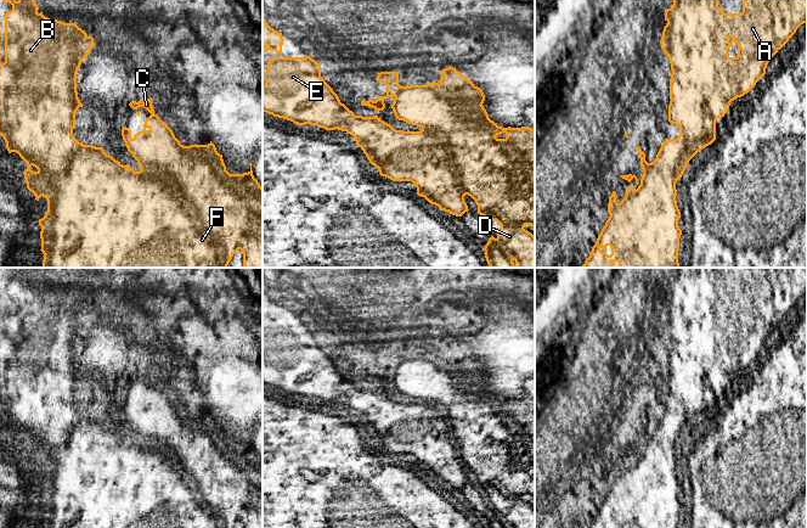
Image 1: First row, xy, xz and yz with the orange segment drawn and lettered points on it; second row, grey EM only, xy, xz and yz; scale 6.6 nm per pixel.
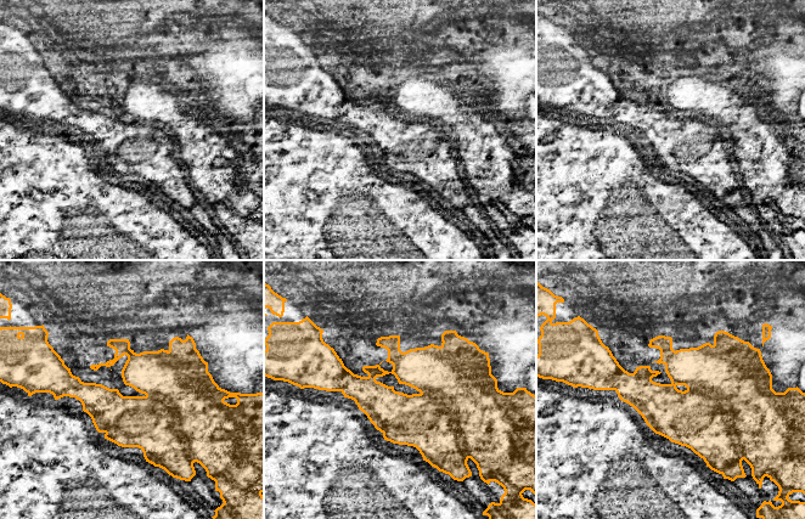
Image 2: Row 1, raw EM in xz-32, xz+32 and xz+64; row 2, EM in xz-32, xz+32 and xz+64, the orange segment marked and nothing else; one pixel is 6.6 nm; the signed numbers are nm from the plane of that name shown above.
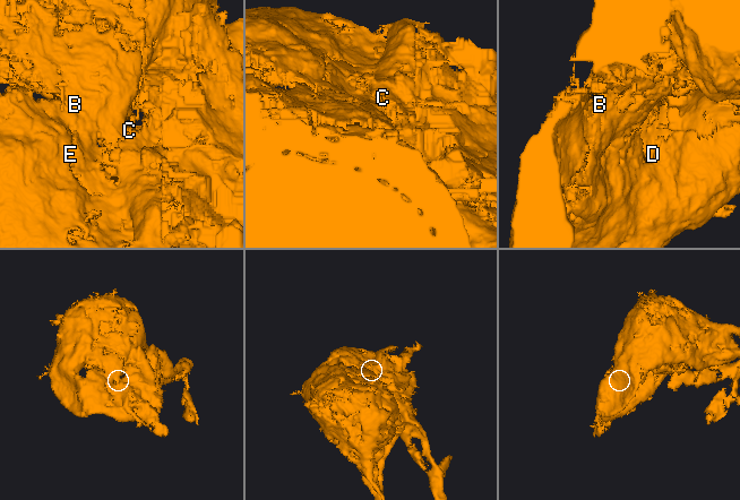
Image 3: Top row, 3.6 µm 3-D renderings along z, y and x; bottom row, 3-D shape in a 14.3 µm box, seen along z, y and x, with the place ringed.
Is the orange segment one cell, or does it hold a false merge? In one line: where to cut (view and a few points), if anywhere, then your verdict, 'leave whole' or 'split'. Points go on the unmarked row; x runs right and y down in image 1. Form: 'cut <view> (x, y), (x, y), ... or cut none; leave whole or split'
cut xy (137, 444), (157, 444), (163, 449), (221, 527); split

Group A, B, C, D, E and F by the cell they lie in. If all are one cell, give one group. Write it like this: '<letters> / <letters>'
A B E F / C D

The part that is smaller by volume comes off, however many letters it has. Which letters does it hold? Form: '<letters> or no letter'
C, D

